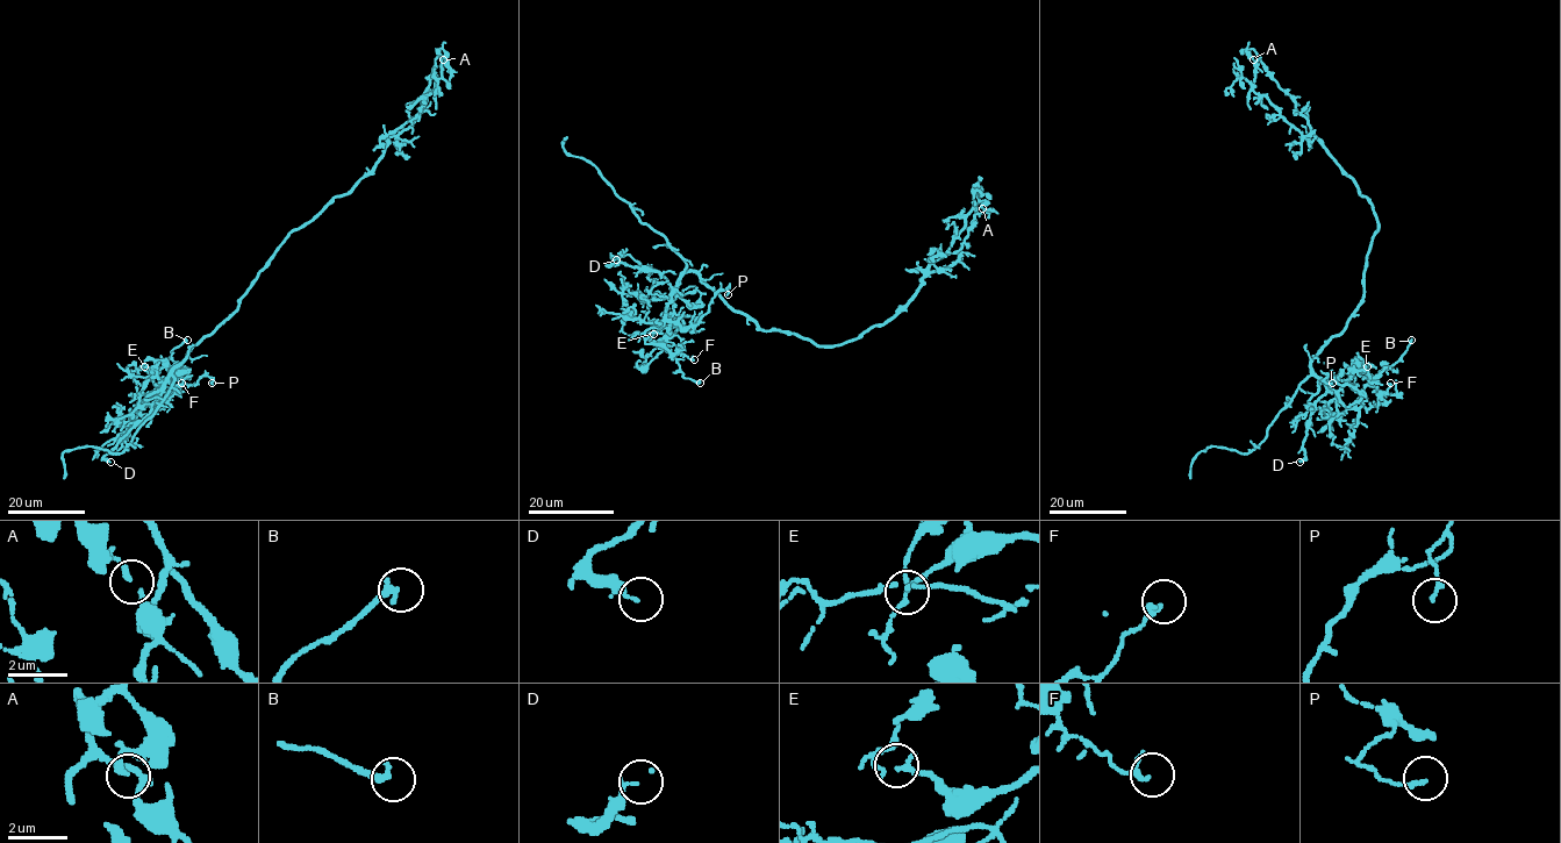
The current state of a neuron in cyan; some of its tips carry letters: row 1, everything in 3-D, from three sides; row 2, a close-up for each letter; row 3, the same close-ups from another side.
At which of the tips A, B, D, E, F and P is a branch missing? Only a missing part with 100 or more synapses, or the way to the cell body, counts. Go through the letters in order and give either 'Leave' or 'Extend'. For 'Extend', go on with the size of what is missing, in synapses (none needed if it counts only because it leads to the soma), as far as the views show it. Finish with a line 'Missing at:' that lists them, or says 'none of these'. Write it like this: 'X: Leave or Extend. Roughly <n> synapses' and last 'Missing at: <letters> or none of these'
A: Leave
B: Leave
D: Leave
E: Leave
F: Leave
P: Leave
Missing at: none of these

